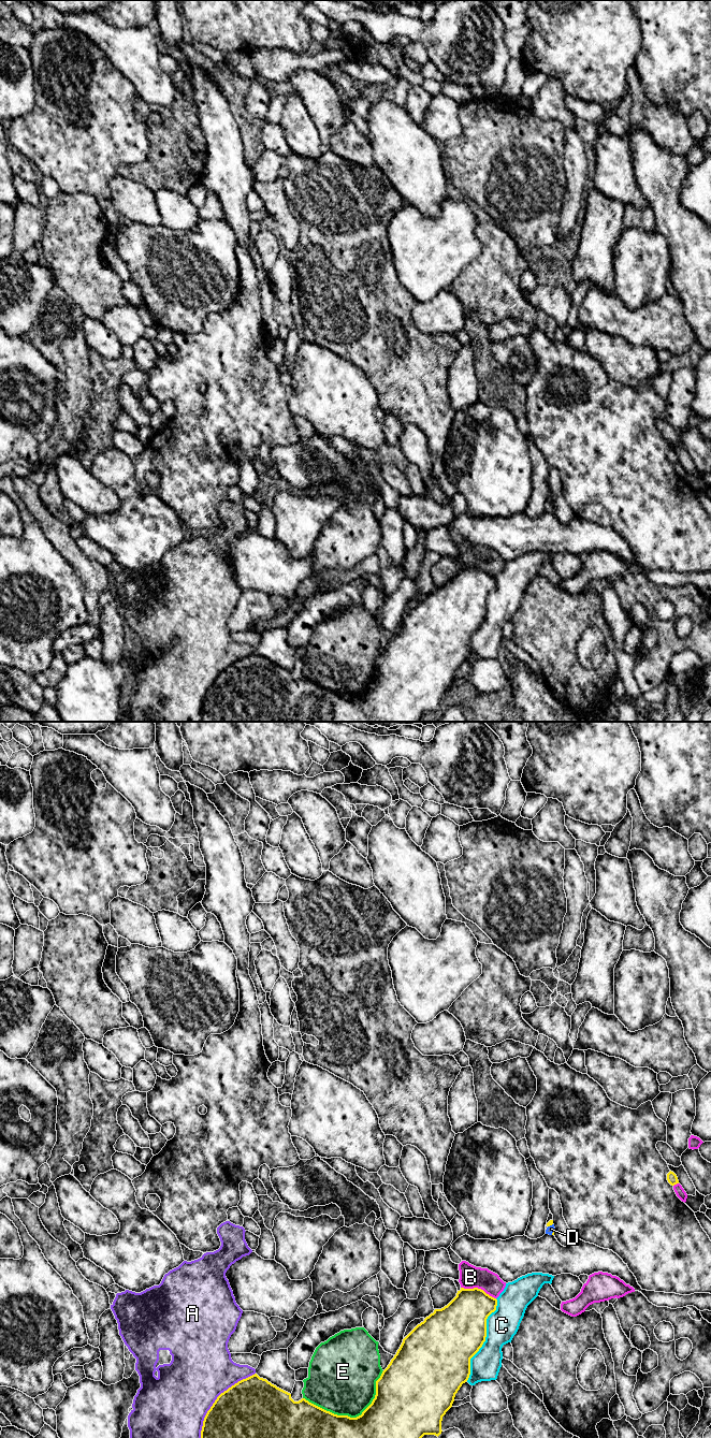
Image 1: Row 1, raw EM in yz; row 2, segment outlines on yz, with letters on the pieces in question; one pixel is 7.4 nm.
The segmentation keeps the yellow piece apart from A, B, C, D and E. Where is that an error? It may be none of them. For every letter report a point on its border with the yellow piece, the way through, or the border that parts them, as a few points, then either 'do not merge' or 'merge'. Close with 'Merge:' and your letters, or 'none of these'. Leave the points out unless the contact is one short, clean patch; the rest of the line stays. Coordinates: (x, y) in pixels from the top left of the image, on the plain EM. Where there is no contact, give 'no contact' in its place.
A: yz (215, 680) | do not merge
B: yz (477, 566) | do not merge
C: yz (484, 618) | do not merge
D: yz (550, 503) | across yz (550, 500), (550, 503), (551, 507) | merge
E: yz (353, 696) | do not merge
Merge: D

